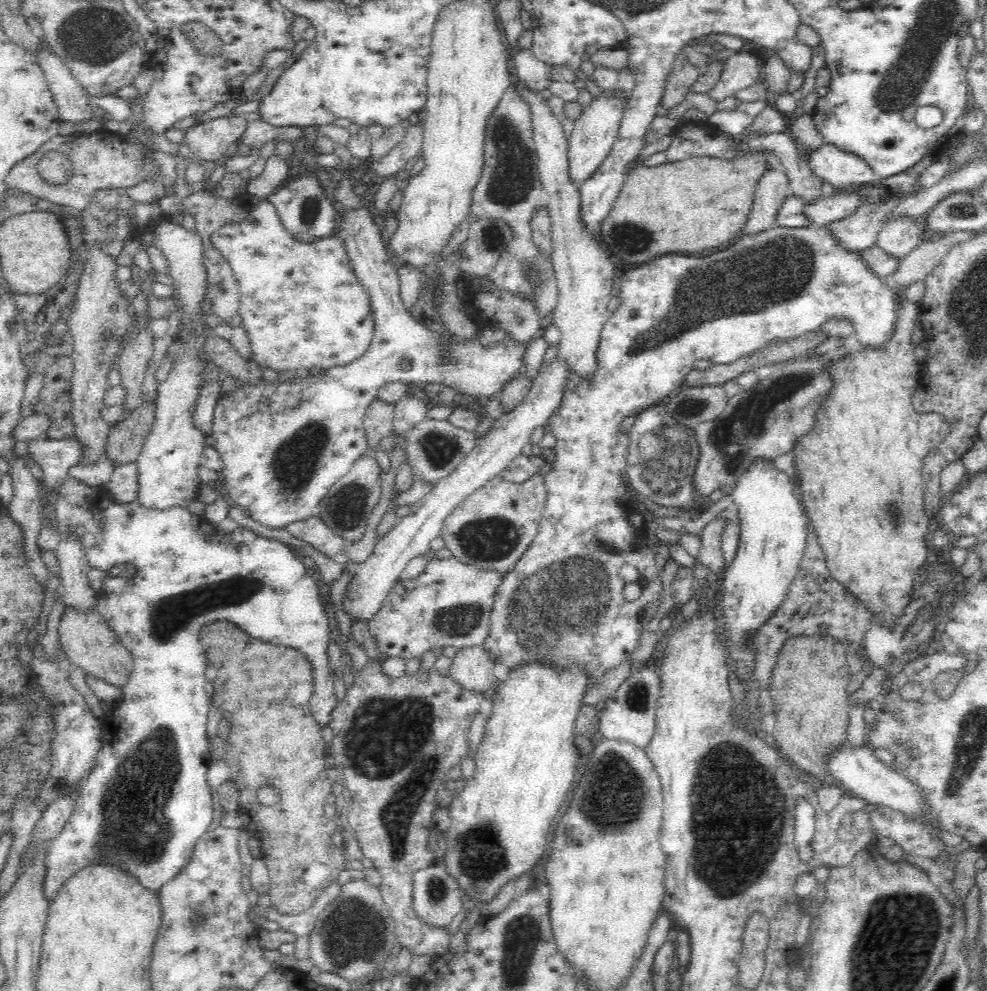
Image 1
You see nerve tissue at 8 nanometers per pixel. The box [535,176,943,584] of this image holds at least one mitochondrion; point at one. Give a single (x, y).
(780, 269)

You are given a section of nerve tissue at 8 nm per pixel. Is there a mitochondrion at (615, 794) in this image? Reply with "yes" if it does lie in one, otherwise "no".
yes

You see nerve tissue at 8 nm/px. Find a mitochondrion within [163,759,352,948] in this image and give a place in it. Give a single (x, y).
(195, 919)

